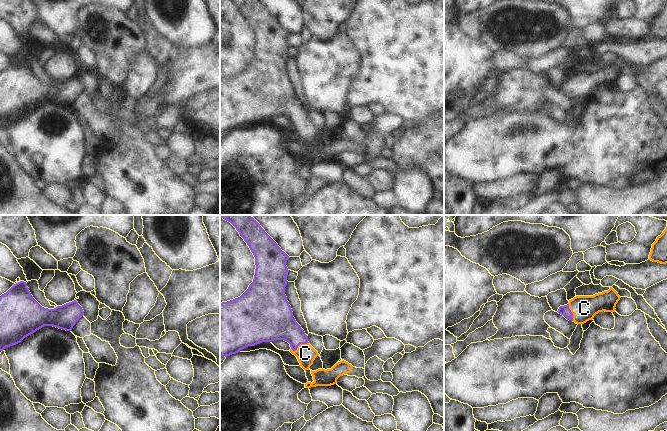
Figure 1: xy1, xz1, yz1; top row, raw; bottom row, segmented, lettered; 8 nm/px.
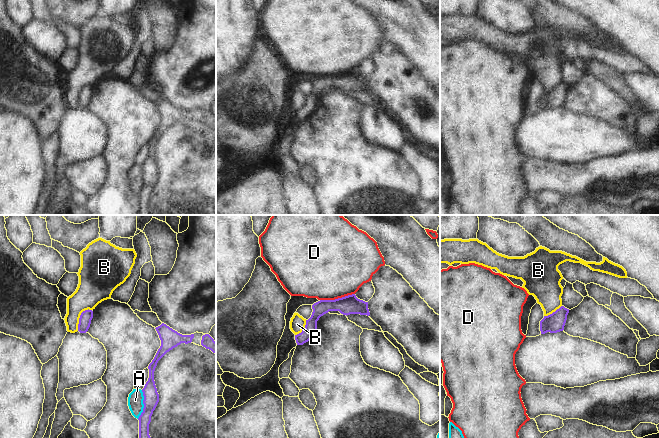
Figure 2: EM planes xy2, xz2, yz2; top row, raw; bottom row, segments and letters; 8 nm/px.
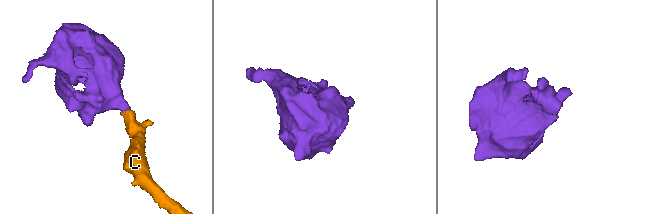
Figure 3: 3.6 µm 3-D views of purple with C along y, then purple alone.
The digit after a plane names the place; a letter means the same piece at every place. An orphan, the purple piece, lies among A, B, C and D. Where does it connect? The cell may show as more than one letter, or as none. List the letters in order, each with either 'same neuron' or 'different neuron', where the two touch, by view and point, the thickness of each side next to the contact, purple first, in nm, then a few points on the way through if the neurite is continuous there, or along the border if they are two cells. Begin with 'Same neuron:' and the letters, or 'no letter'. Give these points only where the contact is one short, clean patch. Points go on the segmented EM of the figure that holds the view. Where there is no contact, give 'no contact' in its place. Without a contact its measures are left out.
Same neuron: C
A: different neuron; meets purple in xy2 at (143, 403); 130 nm thick on the purple side, 130 nm on the other
B: different neuron; meets purple in xy2 at (80, 317); 100 nm thick on the purple side, 240 nm on the other; border along xy2 (91, 309), (85, 309), (81, 313), (77, 330)
C: same neuron; meets purple in xz1 at (299, 344); 280 nm thick on the purple side, 160 nm on the other; runs through xz1 (277, 322), (299, 344), (305, 353)
D: different neuron; meets purple in xz2 at (338, 298); 150 nm thick on the purple side, 500 nm on the other; border along xz2 (354, 293), (339, 298), (320, 300)

